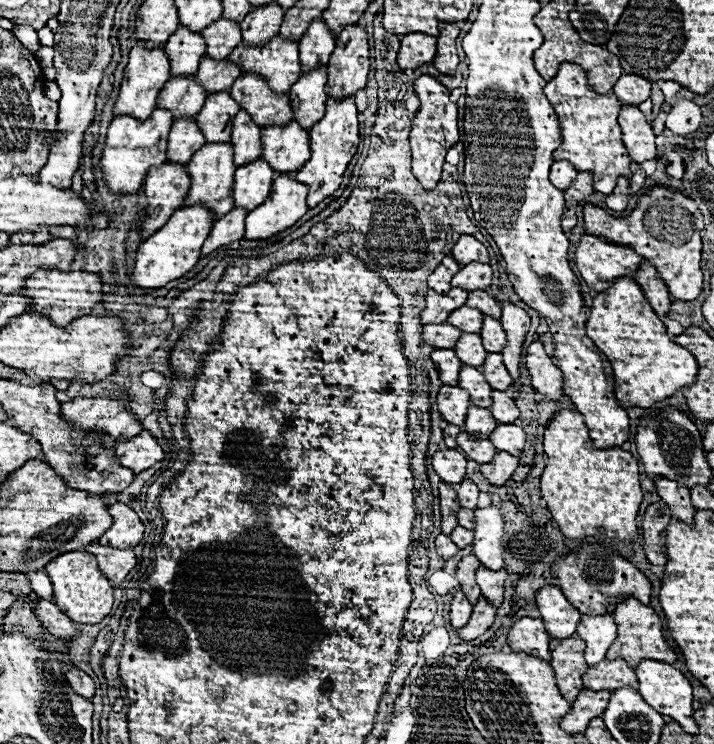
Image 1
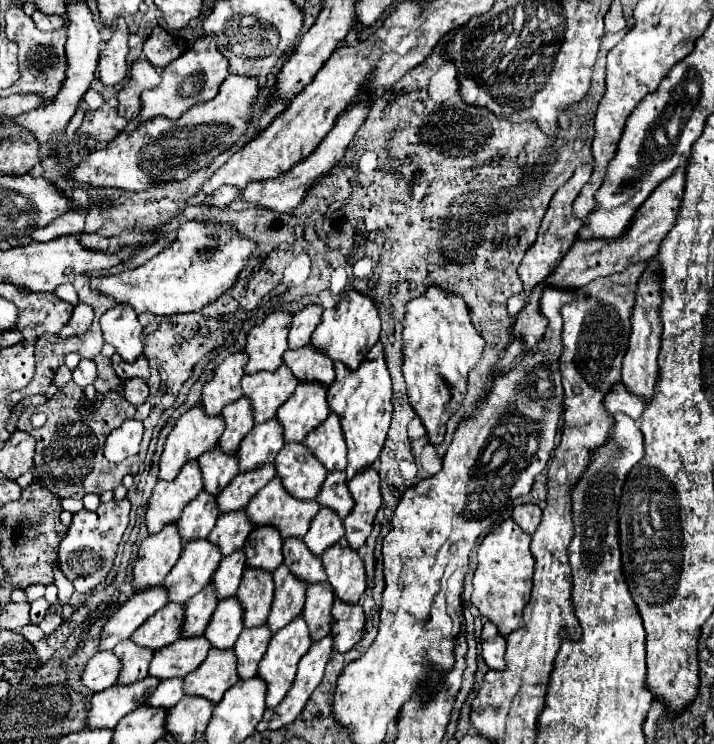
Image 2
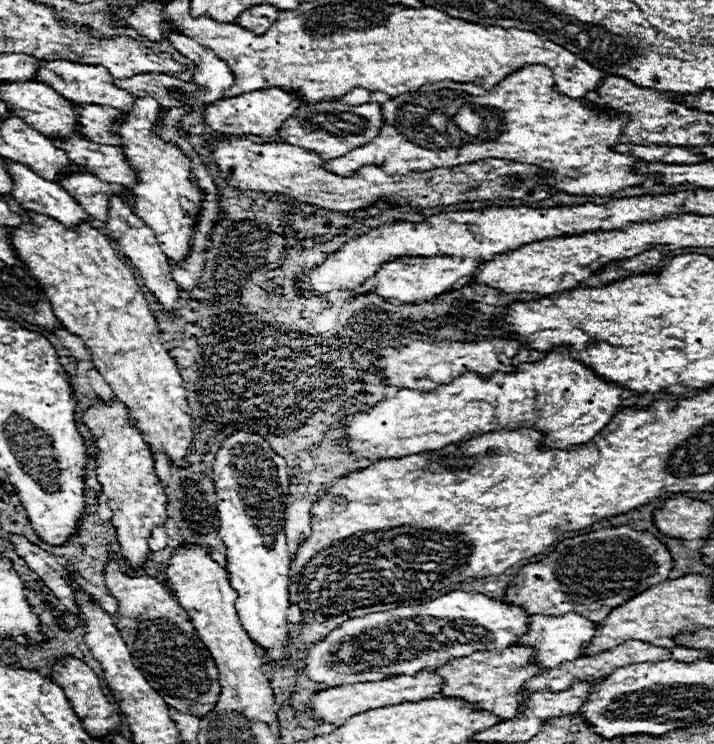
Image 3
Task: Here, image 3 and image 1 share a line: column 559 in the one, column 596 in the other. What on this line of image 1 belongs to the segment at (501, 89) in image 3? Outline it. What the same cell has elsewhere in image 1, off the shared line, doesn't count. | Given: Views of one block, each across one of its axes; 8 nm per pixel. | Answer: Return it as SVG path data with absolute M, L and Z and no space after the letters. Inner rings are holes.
M570 62L560 64L558 74L546 84L544 94L560 116L560 128L564 136L564 144L554 152L554 160L568 160L578 172L592 172L596 192L612 194L620 176L632 176L630 156L622 144L622 132L618 126L622 102L616 96L594 92L588 84L586 72Z

